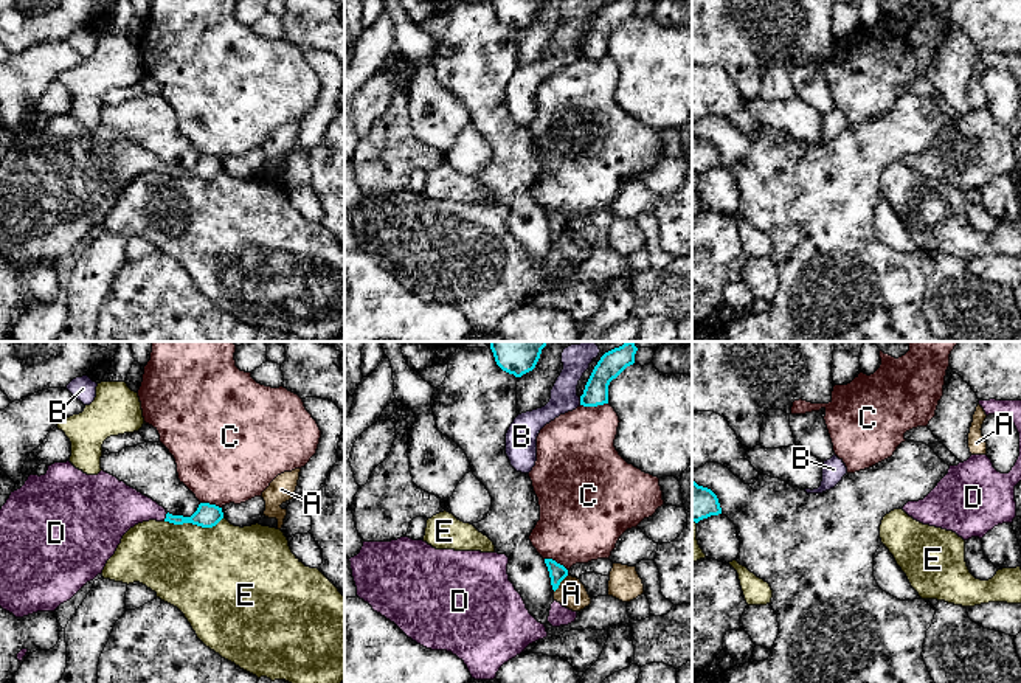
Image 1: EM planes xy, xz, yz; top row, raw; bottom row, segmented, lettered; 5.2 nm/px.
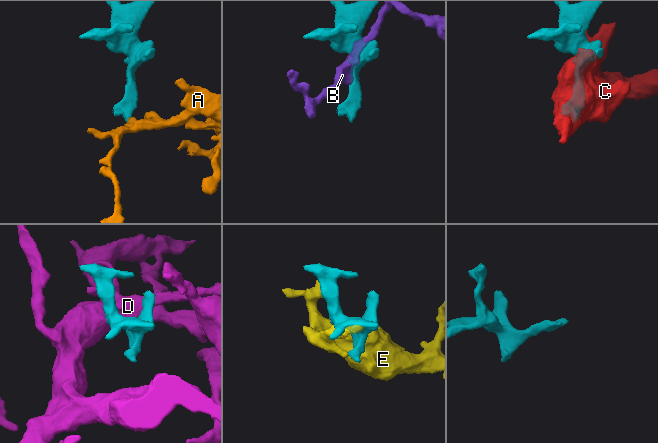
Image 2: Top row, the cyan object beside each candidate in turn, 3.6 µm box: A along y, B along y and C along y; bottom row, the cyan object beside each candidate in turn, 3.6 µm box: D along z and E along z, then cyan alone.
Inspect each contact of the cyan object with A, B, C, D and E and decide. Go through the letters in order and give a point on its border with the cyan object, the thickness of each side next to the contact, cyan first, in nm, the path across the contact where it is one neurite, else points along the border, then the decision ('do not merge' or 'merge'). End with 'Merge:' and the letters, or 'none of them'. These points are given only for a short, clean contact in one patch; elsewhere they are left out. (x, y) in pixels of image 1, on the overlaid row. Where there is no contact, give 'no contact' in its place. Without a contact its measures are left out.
A: meets cyan in xz at (559, 584); 90 nm thick on the cyan side, 160 nm on the other; border along xz (568, 575), (554, 592); do not merge
B: meets cyan in xz at (581, 401); 140 nm thick on the cyan side, 150 nm on the other; do not merge
C: meets cyan in xz at (593, 405); 140 nm thick on the cyan side, 400 nm on the other; do not merge
D: meets cyan in xy at (166, 516); 130 nm thick on the cyan side, 240 nm on the other; runs through xy (207, 516), (166, 516), (151, 509), (120, 506); merge
E: meets cyan in xy at (193, 523); 130 nm thick on the cyan side, 440 nm on the other; do not merge
Merge: D

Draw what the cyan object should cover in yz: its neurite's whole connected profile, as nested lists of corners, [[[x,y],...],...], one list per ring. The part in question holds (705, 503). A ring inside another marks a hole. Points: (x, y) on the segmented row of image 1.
[[[692,475],[692,522],[698,523],[718,514],[722,514],[722,508],[717,495],[711,489],[698,486]]]

